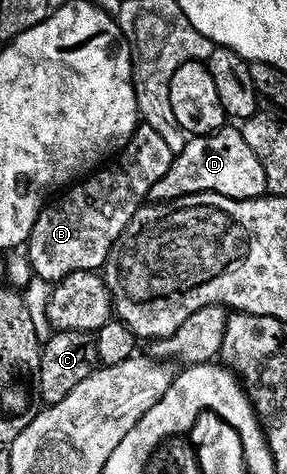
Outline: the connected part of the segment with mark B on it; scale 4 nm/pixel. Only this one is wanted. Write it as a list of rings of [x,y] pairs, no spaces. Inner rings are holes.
[[[144,123],[133,130],[127,145],[116,158],[121,169],[109,169],[106,173],[97,171],[86,176],[80,183],[58,192],[39,211],[27,242],[27,256],[36,276],[56,283],[72,272],[84,269],[97,271],[104,266],[115,239],[119,239],[123,227],[127,227],[135,211],[141,208],[151,187],[167,175],[175,156],[171,147],[167,147],[163,135]],[[136,169],[141,172],[138,185],[129,174]]]

